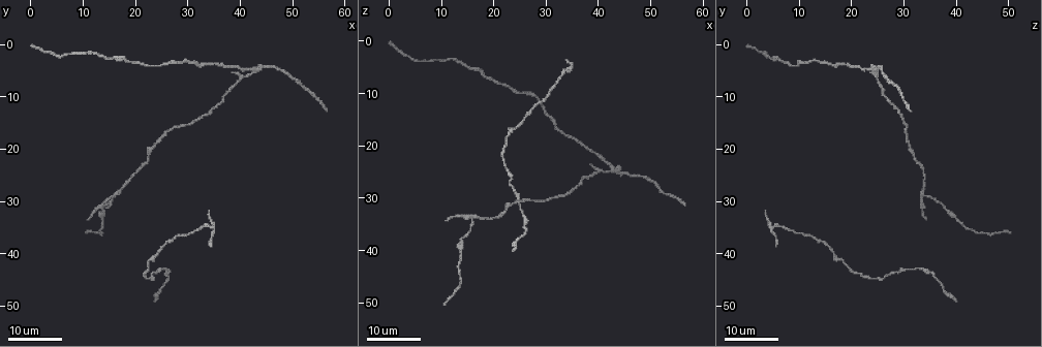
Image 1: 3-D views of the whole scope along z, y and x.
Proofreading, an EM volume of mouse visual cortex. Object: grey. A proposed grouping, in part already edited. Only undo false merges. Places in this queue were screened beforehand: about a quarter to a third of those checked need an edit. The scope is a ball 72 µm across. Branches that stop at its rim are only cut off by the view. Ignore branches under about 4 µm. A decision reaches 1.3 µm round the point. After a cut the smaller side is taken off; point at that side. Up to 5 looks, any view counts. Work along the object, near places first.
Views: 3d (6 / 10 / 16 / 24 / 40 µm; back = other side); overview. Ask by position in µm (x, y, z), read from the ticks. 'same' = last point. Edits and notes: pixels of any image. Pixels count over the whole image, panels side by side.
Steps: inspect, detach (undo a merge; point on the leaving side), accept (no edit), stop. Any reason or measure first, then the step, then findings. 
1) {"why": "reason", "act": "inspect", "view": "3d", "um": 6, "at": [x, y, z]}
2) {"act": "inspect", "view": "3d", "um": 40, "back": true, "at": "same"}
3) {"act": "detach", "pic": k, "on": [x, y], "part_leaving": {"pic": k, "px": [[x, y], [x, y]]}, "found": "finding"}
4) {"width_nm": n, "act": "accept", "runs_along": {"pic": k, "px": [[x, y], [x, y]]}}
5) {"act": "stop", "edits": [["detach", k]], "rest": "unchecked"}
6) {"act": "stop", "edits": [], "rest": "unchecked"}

{"why": "calibre changes", "act": "inspect", "view": "3d", "um": 16, "at": [23.0, 41.0, 18.0]}

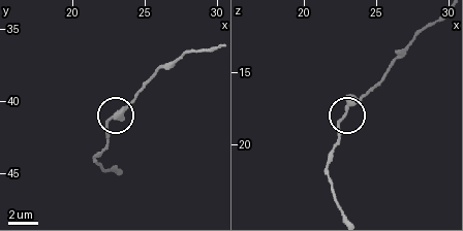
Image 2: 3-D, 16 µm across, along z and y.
{"act": "inspect", "view": "3d", "um": 10, "at": [22.6, 41.2, 18.2]}

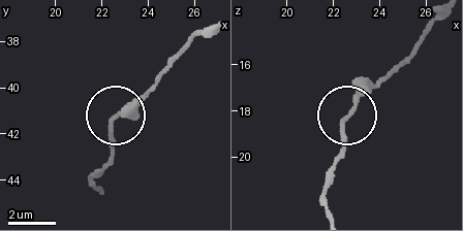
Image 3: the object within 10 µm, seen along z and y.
{"width_nm": 170, "act": "accept", "found": "continuous, no second neuron"}

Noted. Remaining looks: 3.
{"why": "calibre changes", "act": "inspect", "view": "3d", "um": 24, "at": [25.5, 38.0, 14.5]}

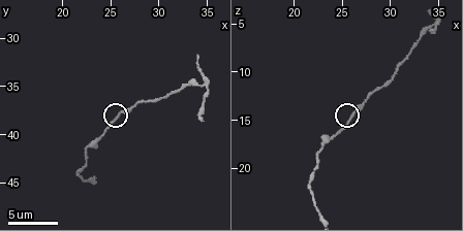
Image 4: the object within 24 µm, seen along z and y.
{"why": "closer look", "act": "inspect", "view": "3d", "um": 6, "at": [25.8, 38.0, 14.8]}

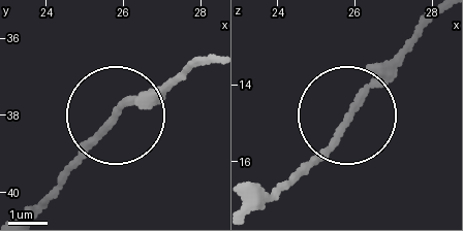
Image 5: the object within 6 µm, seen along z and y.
{"width_nm": 170, "act": "accept", "runs_along": {"pic": 5, "px": [[29, 209], [121, 107], [183, 81]]}, "found": "continuous, no second neuron"}

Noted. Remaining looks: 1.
{"act": "stop", "edits": [], "rest": "unchecked"}

